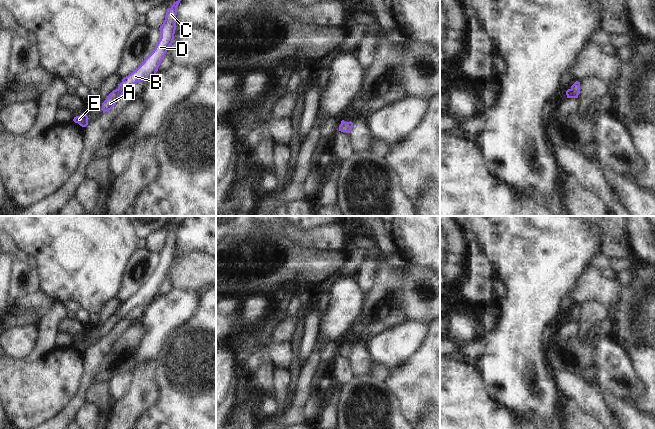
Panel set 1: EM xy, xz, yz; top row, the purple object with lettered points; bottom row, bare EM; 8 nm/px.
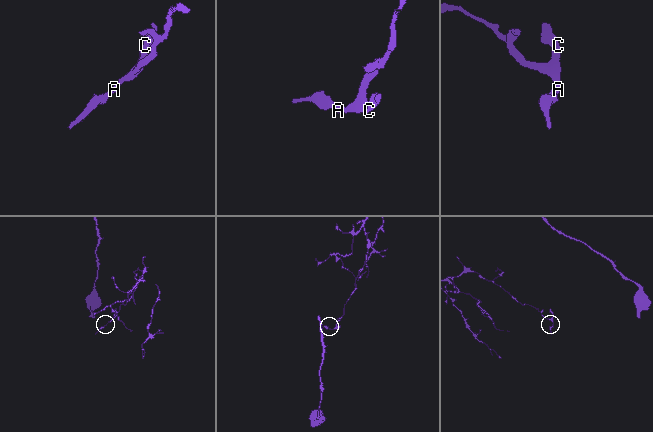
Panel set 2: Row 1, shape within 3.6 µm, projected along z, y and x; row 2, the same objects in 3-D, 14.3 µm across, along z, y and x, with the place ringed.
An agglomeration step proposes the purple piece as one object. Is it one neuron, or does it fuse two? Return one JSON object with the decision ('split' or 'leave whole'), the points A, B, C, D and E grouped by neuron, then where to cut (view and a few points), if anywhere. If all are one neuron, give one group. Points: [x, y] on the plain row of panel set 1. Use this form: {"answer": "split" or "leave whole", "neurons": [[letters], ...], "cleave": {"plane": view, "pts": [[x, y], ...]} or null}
{"answer": "leave whole", "neurons": [["A", "B", "C", "D", "E"]], "cleave": null}

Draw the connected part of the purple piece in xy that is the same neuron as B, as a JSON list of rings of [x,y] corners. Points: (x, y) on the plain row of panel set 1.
[[[181,224],[174,226],[173,229],[167,233],[165,244],[162,250],[159,252],[161,262],[153,276],[136,294],[124,301],[118,312],[113,314],[107,320],[106,324],[102,327],[103,337],[111,334],[123,317],[129,314],[134,308],[140,305],[150,305],[155,301],[160,287],[162,286],[168,272],[171,270],[174,264],[177,231],[180,225]]]

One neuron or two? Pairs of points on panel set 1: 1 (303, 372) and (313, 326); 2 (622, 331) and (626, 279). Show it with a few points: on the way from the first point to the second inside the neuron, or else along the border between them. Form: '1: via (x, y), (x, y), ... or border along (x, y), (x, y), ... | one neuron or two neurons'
1: border along (316, 343), (305, 362) | two neurons
2: border along (632, 273), (632, 282), (624, 288) | two neurons

